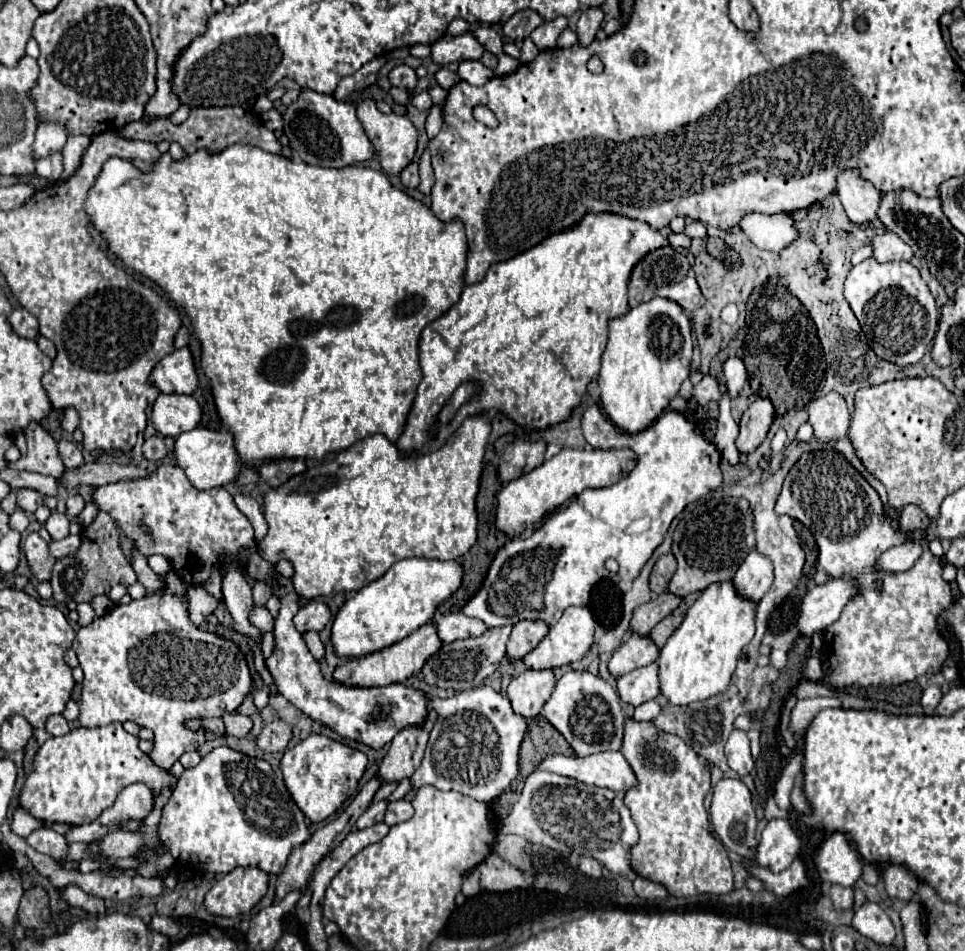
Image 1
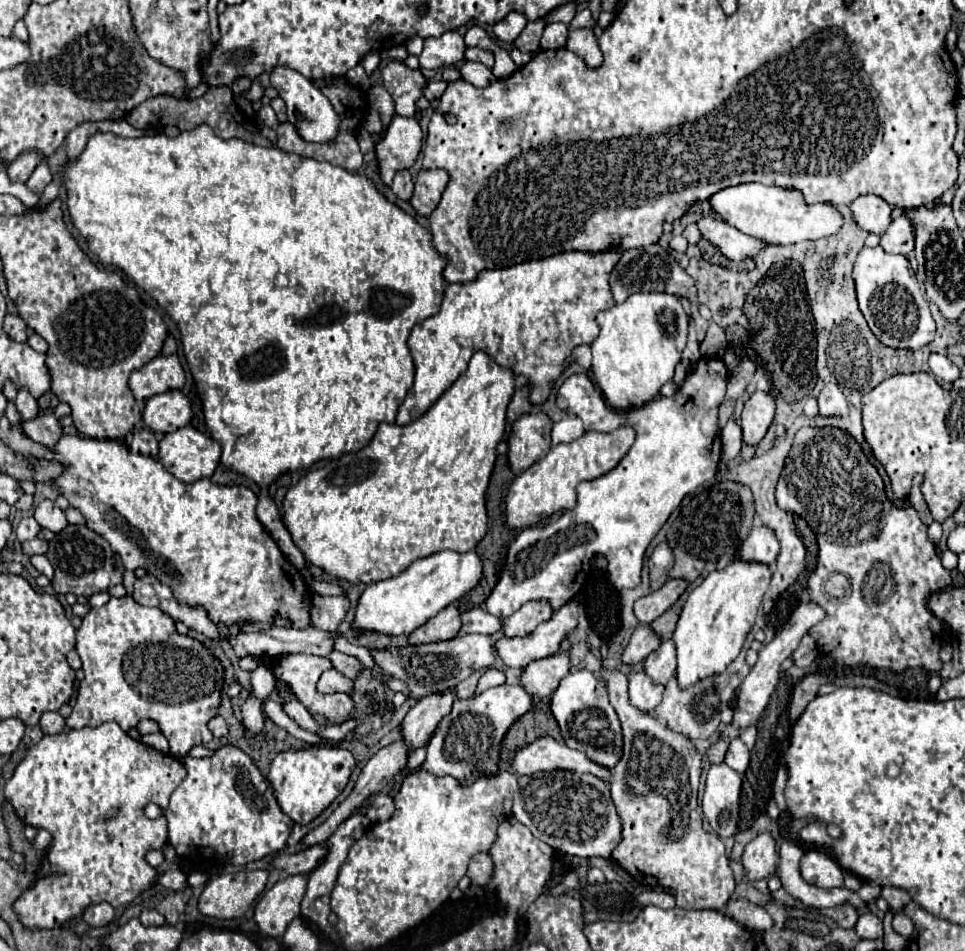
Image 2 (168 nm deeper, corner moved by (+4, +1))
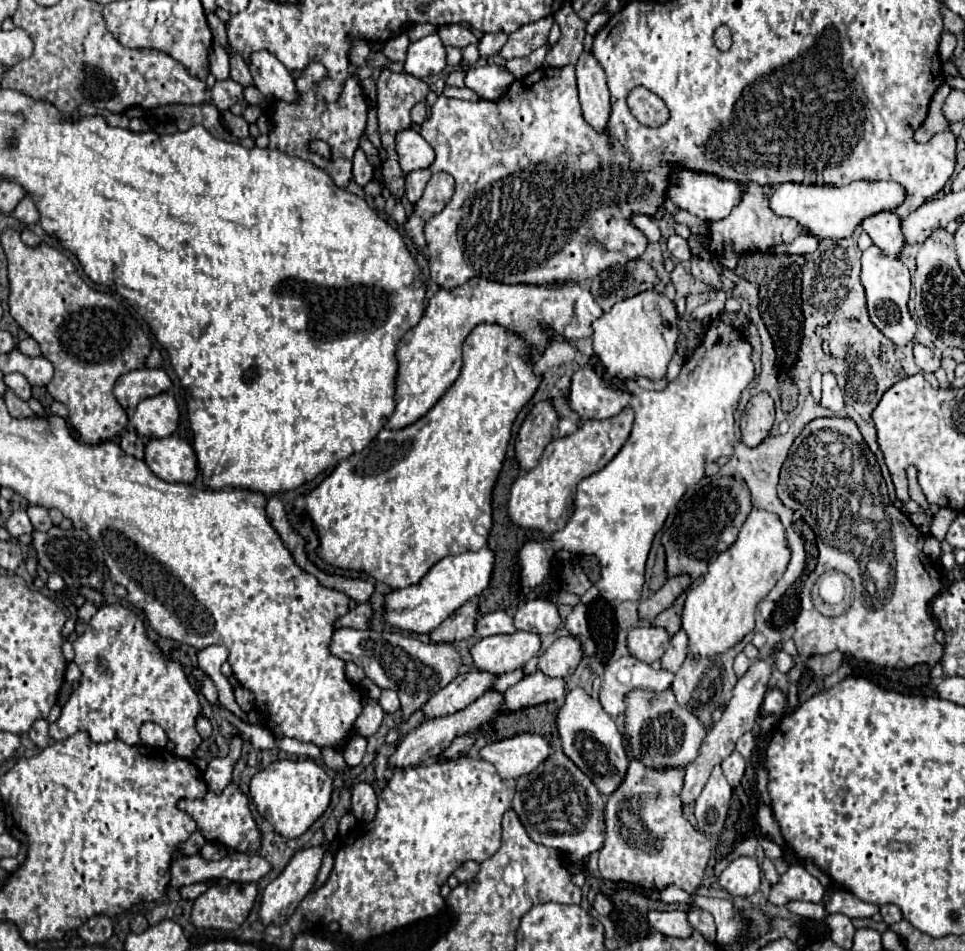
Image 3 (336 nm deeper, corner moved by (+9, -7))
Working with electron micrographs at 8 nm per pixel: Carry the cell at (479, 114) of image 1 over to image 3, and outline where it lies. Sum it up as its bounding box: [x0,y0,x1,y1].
[466,65,514,99]

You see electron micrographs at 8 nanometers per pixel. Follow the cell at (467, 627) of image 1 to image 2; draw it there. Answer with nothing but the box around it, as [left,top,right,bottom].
[461,607,503,635]

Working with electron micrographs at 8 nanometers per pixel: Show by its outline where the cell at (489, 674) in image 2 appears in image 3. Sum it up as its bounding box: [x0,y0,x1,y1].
[492,669,522,693]

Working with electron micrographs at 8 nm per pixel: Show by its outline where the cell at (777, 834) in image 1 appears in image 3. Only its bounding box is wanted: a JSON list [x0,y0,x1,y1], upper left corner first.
[720,857,760,897]

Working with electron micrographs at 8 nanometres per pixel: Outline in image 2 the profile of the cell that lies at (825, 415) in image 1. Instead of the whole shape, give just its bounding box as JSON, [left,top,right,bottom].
[819,383,849,415]

